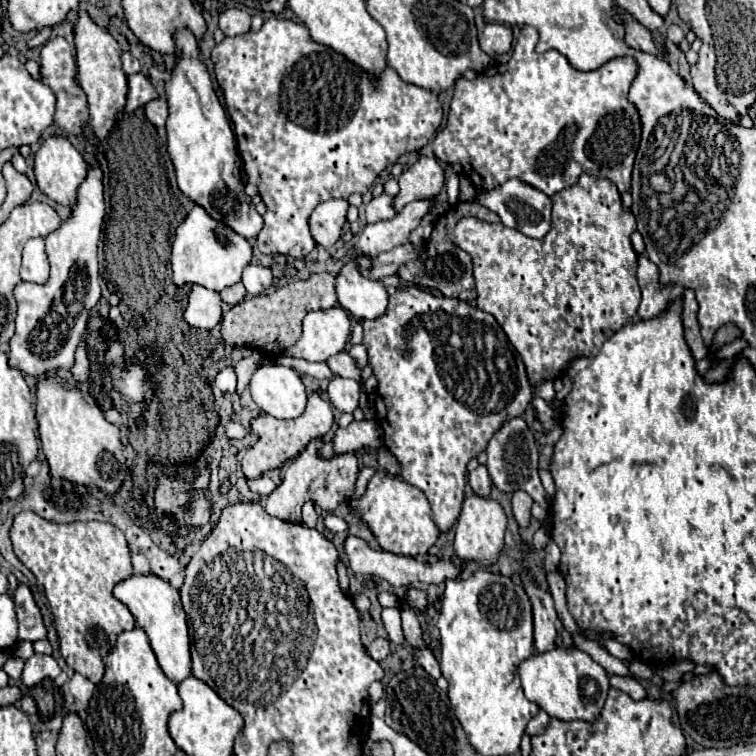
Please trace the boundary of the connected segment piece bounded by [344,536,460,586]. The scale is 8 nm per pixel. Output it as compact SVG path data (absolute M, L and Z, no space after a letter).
M348 536L344 542L344 550L348 554L348 564L356 574L372 574L378 576L386 582L390 582L392 586L408 586L412 582L424 582L424 584L440 584L446 580L452 580L460 574L460 568L452 562L452 560L438 560L436 564L424 562L424 560L416 560L410 556L400 556L400 554L392 554L386 550L374 550L368 546L366 540L358 538L358 536Z

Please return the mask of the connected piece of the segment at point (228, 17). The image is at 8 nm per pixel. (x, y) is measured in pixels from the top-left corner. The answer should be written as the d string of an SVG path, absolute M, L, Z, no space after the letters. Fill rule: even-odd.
M232 8L220 16L220 30L226 36L238 36L248 32L251 27L251 15L245 8Z

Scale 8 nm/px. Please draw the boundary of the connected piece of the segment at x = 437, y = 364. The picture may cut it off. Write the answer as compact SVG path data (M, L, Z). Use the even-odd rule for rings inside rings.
M416 286L398 288L388 298L388 308L382 316L364 320L362 344L378 380L374 406L384 408L378 416L384 432L382 440L396 456L400 476L426 494L438 528L446 532L462 510L468 460L486 450L488 438L504 422L520 416L534 398L524 362L492 314L458 298L432 296Z

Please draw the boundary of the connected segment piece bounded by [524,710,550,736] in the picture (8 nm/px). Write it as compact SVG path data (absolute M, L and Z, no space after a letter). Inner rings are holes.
M540 710L538 712L538 716L534 716L530 722L528 722L528 726L526 726L526 734L528 736L538 736L540 732L544 732L546 730L546 726L548 726L548 722L550 722L550 716L544 712L544 710Z

